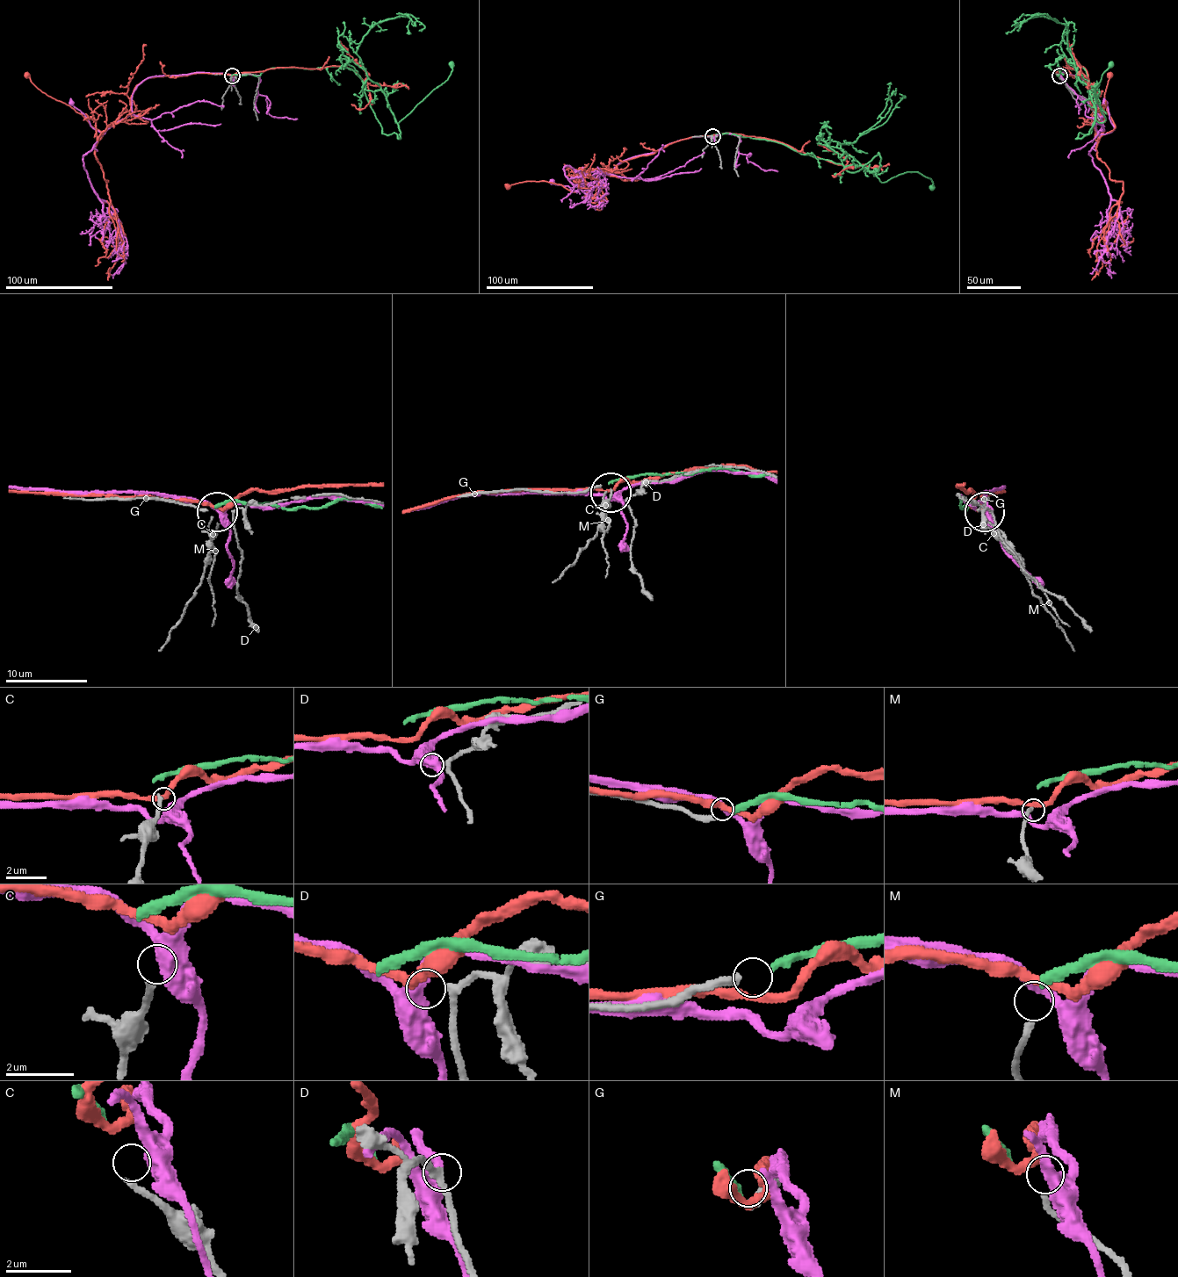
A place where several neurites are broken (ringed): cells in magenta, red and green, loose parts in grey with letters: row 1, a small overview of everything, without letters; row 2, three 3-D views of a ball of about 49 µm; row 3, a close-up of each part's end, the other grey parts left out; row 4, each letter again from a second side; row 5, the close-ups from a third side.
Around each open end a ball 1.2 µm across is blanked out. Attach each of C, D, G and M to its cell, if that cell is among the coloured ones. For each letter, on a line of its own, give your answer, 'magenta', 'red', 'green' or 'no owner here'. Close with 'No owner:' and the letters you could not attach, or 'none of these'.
C: no owner here
D: no owner here
G: green
M: no owner here
No owner: C, D, M

